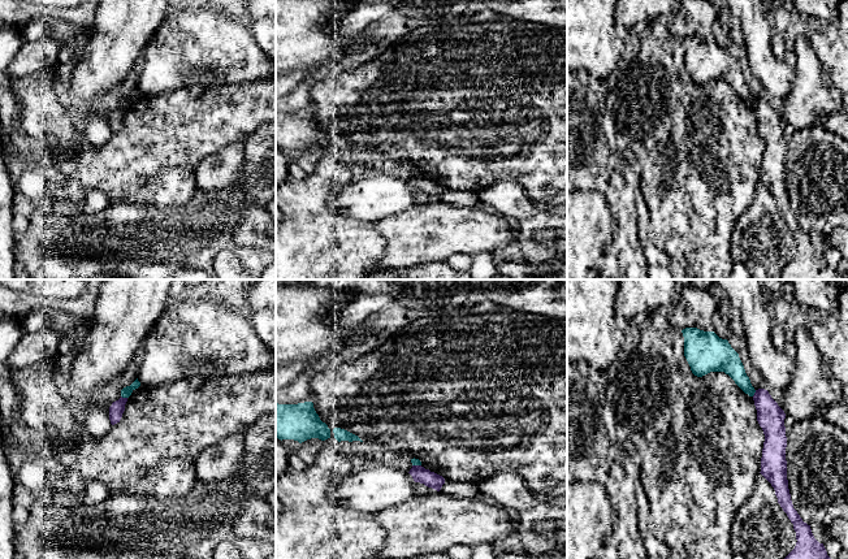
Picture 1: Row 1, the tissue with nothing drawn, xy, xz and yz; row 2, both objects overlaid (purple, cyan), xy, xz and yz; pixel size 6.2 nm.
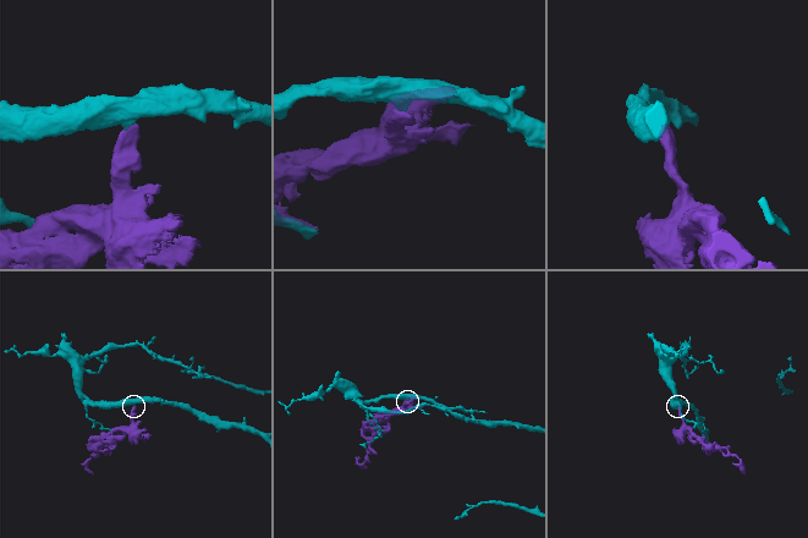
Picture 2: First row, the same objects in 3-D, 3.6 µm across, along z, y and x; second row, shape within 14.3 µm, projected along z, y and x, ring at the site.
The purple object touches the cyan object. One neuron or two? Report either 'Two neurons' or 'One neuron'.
Two neurons

